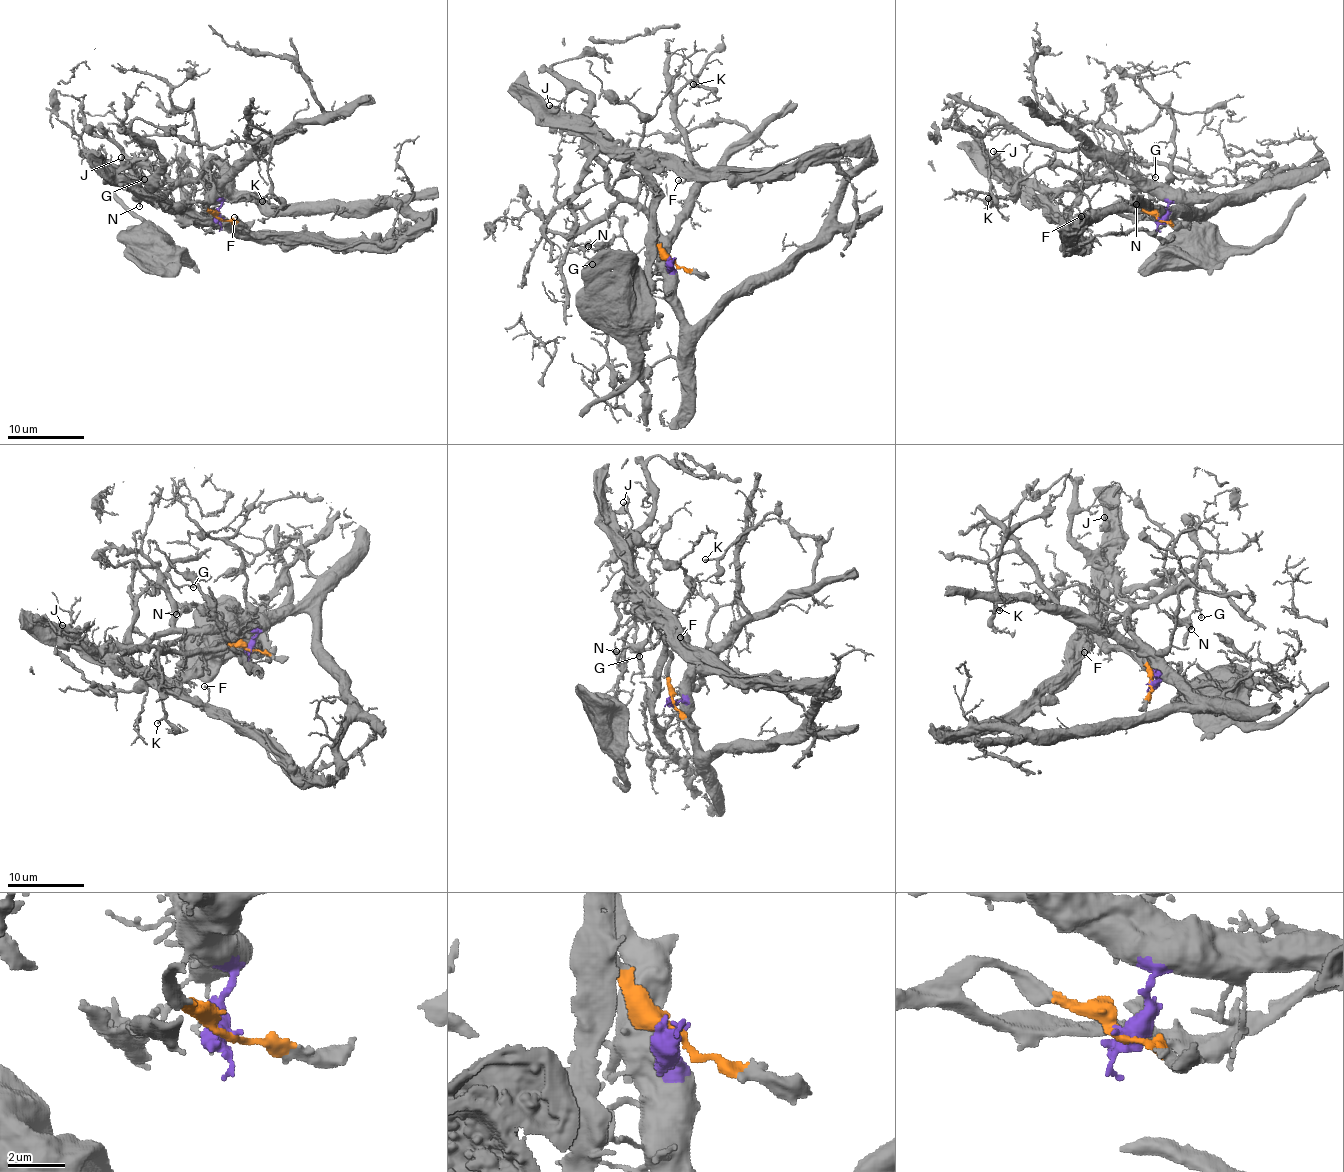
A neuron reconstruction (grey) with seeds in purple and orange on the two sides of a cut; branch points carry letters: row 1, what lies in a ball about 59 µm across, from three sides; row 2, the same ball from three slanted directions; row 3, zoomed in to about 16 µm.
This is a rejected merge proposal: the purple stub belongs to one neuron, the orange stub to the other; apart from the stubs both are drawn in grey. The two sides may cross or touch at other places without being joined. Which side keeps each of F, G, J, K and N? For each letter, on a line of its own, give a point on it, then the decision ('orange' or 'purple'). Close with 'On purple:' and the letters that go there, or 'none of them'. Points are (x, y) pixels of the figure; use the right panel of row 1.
F: (1081, 216) | orange
G: (1155, 177) | purple
J: (993, 151) | orange
K: (988, 198) | purple
N: (1136, 204) | purple
On purple: G, K, N

